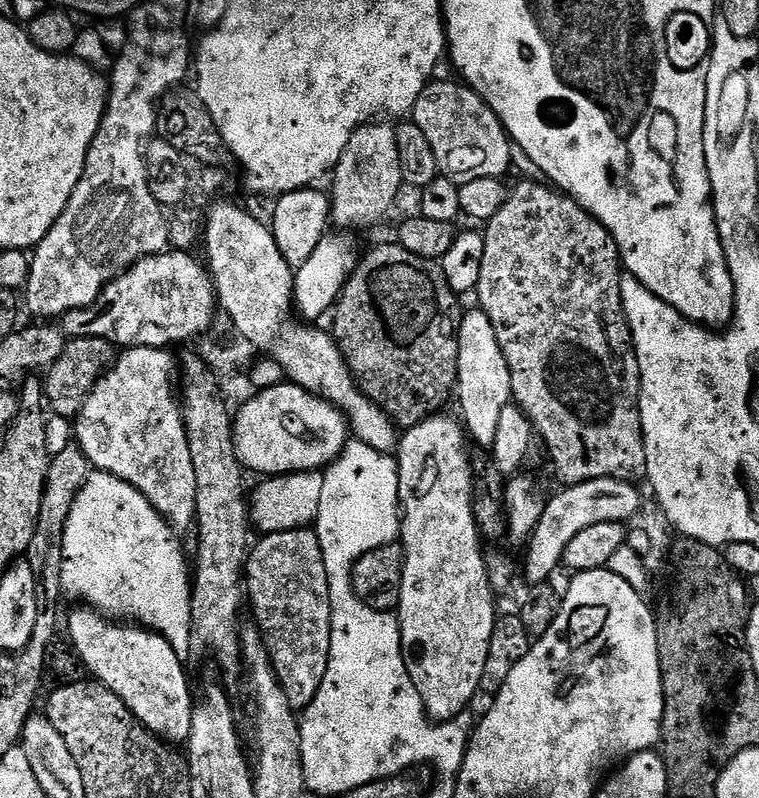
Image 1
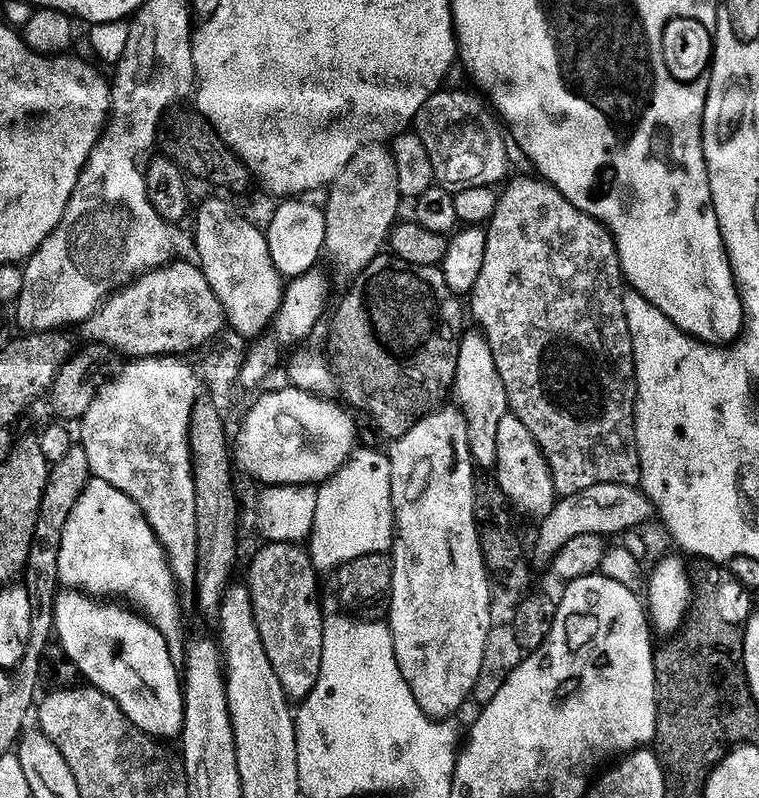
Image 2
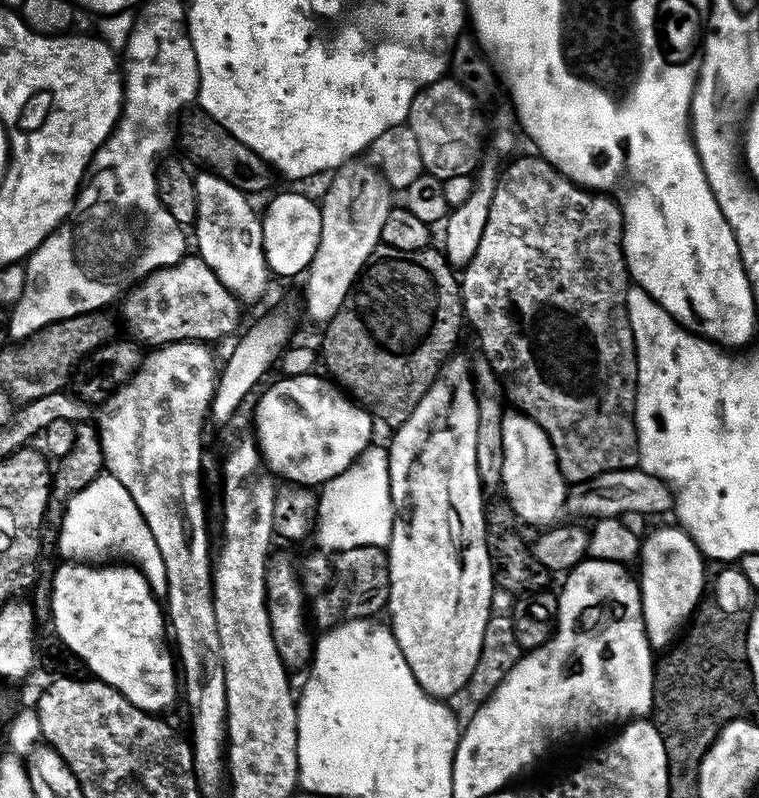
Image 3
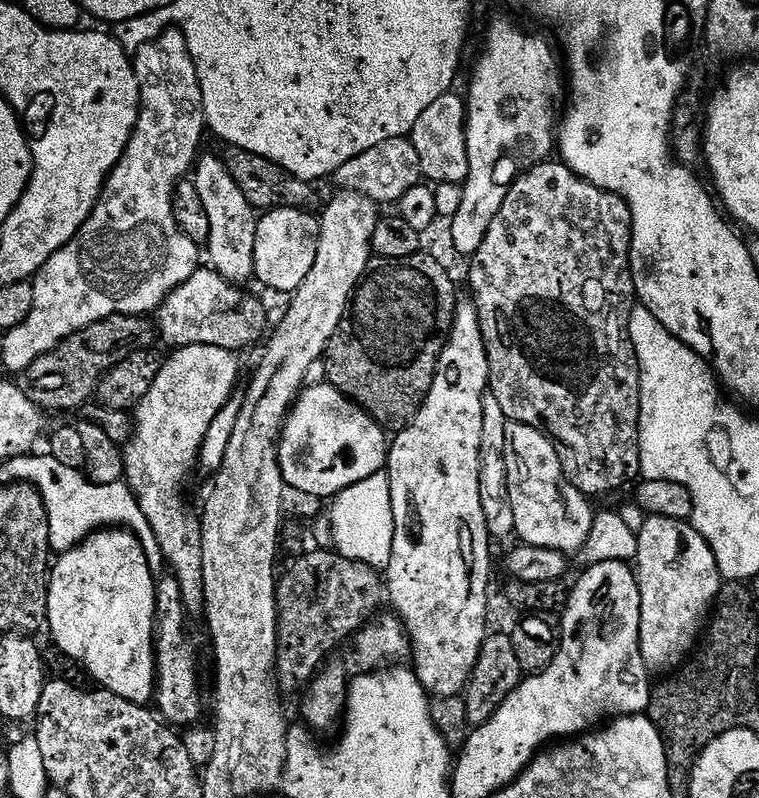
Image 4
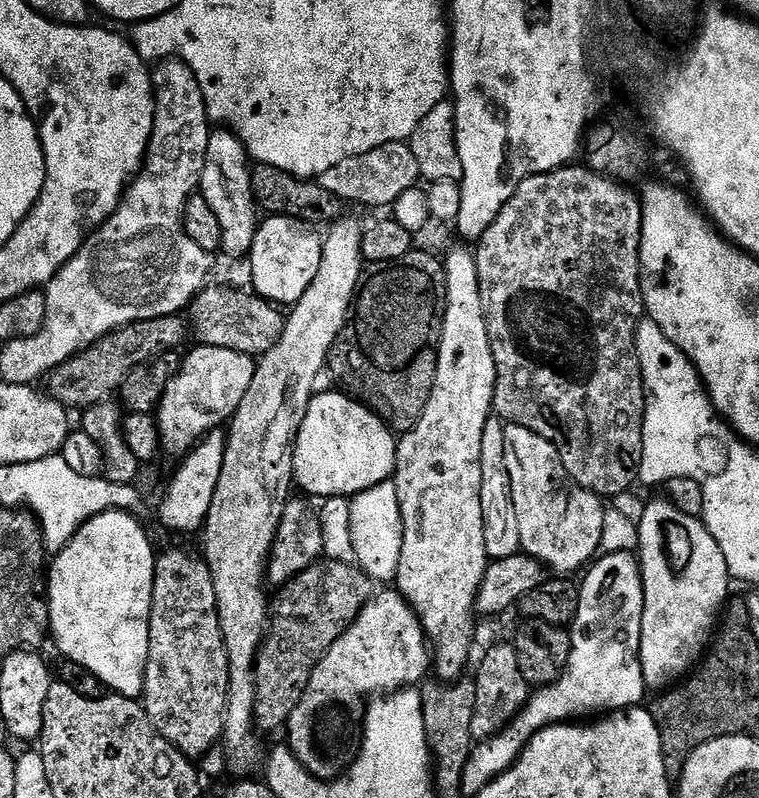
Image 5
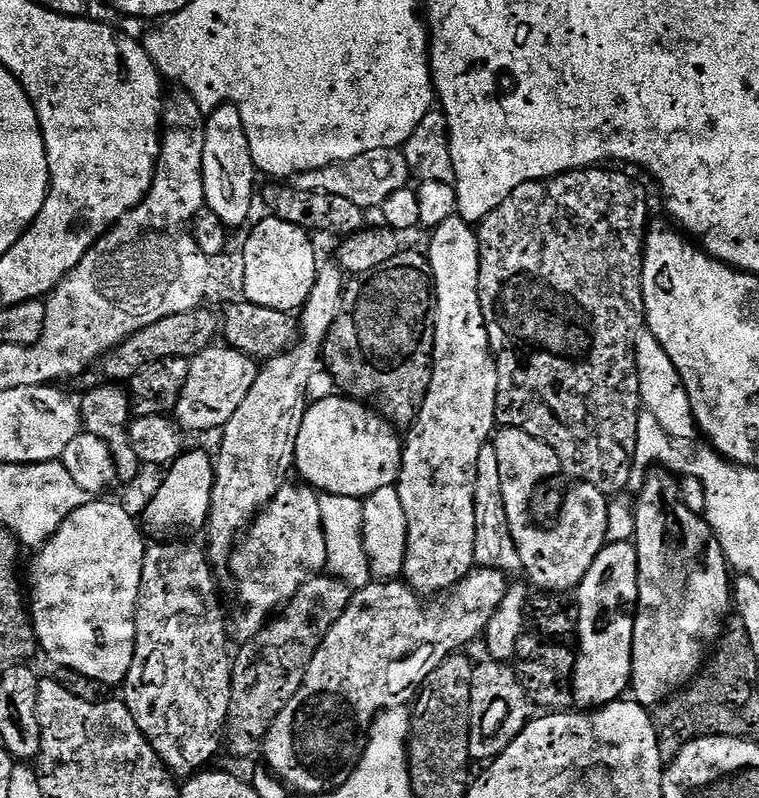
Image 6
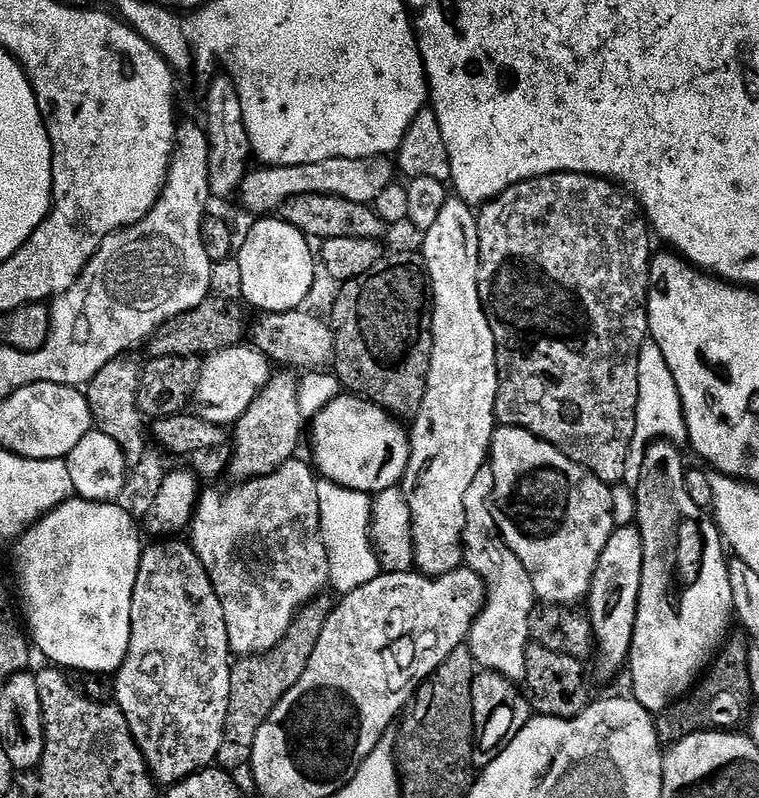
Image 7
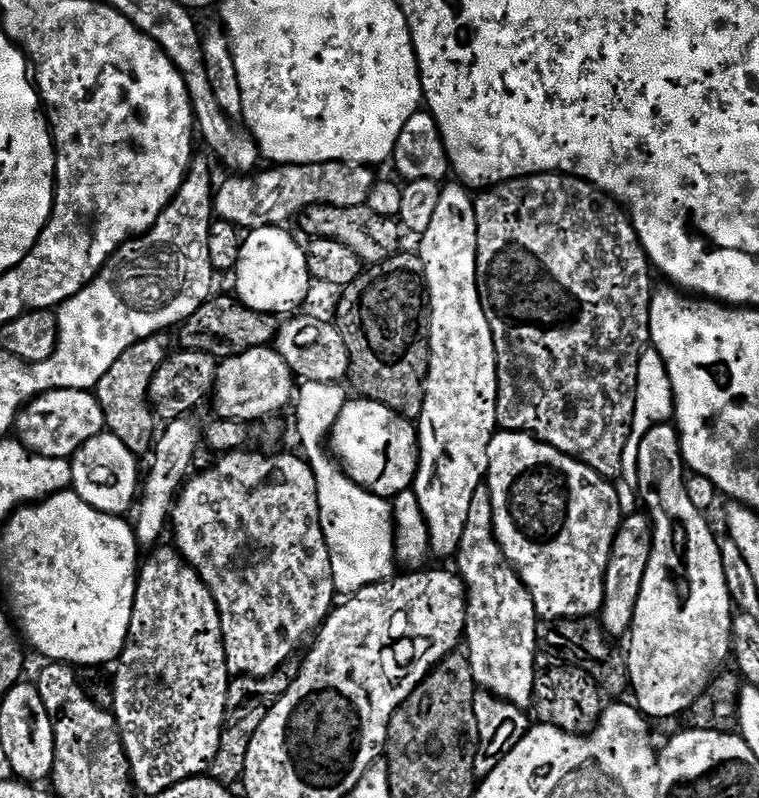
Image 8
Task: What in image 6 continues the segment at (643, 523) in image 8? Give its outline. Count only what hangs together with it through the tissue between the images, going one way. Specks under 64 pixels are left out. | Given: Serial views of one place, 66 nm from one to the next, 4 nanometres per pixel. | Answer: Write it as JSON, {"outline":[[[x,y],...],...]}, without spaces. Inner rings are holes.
{"outline":[[[605,543],[604,548],[594,558],[594,566],[582,578],[578,589],[580,601],[580,621],[576,636],[580,640],[580,653],[575,653],[572,669],[572,698],[581,709],[595,710],[621,699],[629,691],[632,683],[632,647],[634,646],[634,622],[638,602],[638,554],[635,543]]]}

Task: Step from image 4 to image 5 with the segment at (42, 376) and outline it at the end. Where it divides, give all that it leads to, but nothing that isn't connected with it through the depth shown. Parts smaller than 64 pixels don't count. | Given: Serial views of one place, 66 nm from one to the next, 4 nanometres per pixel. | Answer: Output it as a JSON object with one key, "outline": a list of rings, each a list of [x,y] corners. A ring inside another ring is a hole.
{"outline":[[[179,315],[159,316],[153,320],[139,320],[127,324],[125,328],[119,328],[109,336],[97,340],[89,348],[85,348],[77,356],[71,356],[69,360],[48,373],[44,382],[45,391],[68,410],[83,410],[94,404],[101,404],[111,397],[108,396],[111,392],[112,395],[119,393],[122,382],[130,374],[130,370],[149,364],[152,360],[167,357],[167,352],[182,347],[184,332],[186,336],[186,324]]]}

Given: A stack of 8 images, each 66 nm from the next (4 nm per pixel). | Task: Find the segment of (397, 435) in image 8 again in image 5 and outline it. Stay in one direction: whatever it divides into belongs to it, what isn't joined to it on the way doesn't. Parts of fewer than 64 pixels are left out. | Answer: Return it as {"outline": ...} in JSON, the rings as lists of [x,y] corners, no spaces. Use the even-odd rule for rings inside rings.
{"outline":[[[317,391],[312,397],[312,401],[308,404],[306,410],[306,418],[302,418],[302,426],[296,435],[296,443],[292,445],[292,479],[297,489],[301,488],[304,492],[309,492],[312,496],[320,496],[319,498],[351,498],[359,495],[360,492],[370,490],[371,487],[378,486],[383,480],[392,480],[396,470],[396,445],[397,437],[391,428],[372,411],[371,408],[360,403],[358,400],[352,399],[351,396],[343,391],[336,392],[320,392]]]}

